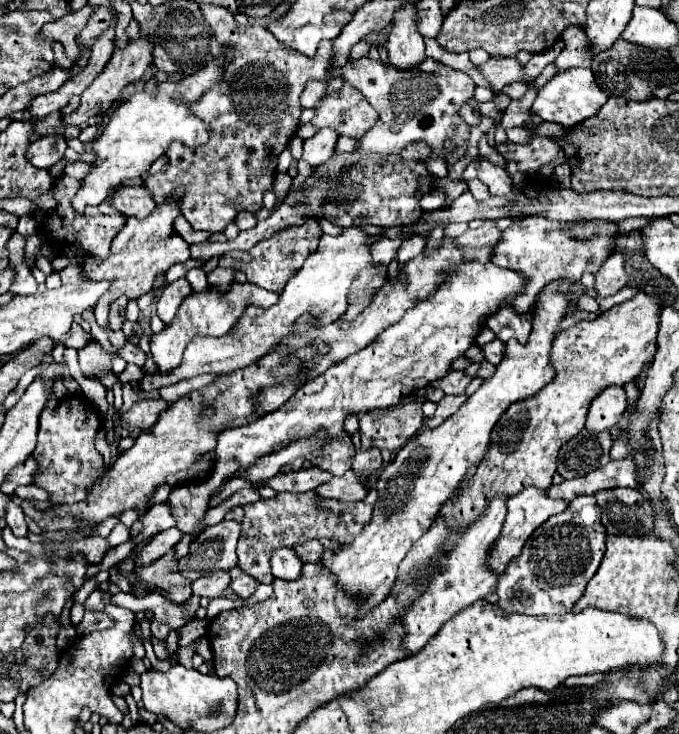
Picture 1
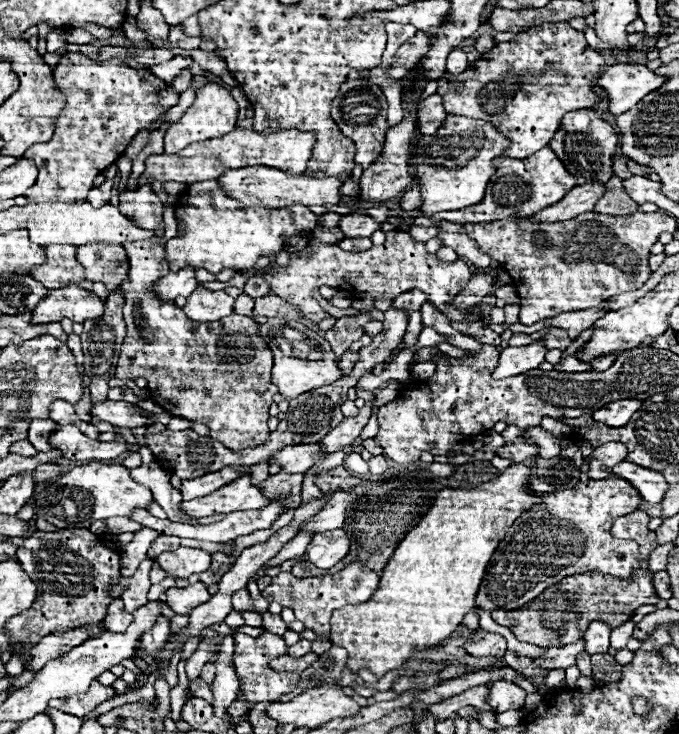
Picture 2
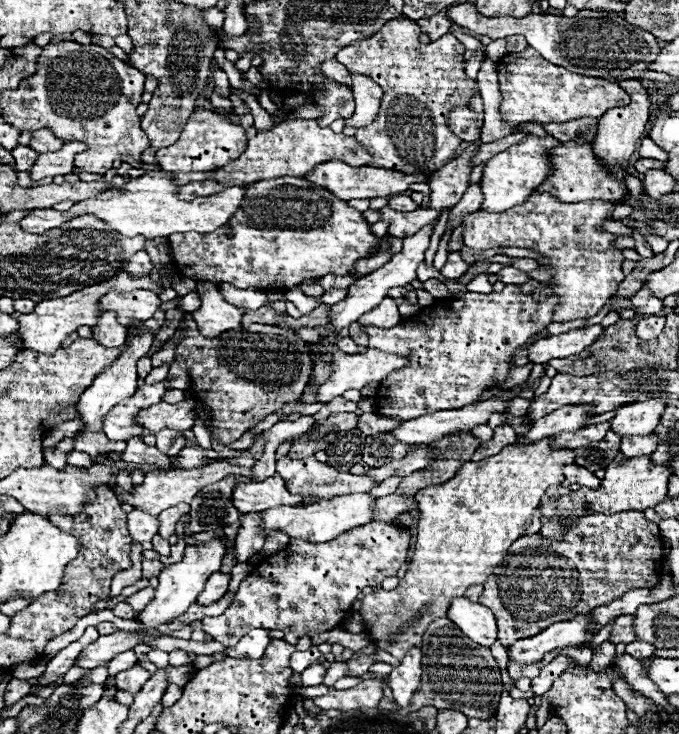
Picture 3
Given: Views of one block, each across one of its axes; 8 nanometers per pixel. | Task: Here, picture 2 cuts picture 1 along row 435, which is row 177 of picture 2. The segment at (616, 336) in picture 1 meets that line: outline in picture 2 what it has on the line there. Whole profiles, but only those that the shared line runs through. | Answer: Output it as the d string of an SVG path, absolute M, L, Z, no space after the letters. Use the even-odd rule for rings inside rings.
M548 146L524 160L498 156L494 160L494 166L496 166L496 172L494 172L492 180L488 182L486 196L480 204L474 204L472 208L462 208L456 212L440 212L432 218L434 220L450 220L456 224L492 222L492 220L502 220L508 216L524 216L526 218L526 216L540 212L540 208L548 208L552 204L556 204L576 186L576 176L572 176L564 168L564 164L558 160L558 156Z

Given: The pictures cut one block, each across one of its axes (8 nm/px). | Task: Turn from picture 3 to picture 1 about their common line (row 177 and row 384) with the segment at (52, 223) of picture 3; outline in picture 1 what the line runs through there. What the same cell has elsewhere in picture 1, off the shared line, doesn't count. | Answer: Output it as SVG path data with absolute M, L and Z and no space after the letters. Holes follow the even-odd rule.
M360 226L342 228L342 232L338 236L322 234L316 254L312 258L308 258L308 262L304 262L304 266L300 268L300 272L294 278L288 280L280 300L274 306L262 310L262 308L250 304L234 332L230 332L228 336L222 336L222 338L196 338L192 342L192 346L186 348L184 360L174 372L170 372L168 376L158 374L152 378L144 378L140 382L140 388L150 392L150 390L158 390L162 386L176 384L184 378L198 376L202 372L224 372L226 374L226 372L250 366L252 362L258 362L262 356L266 356L284 338L292 336L296 332L296 328L294 328L296 320L306 312L320 316L322 322L338 320L348 310L348 292L350 292L350 286L352 286L354 278L358 276L358 272L368 266L380 266L372 260L370 250L372 250L370 234L366 234Z

